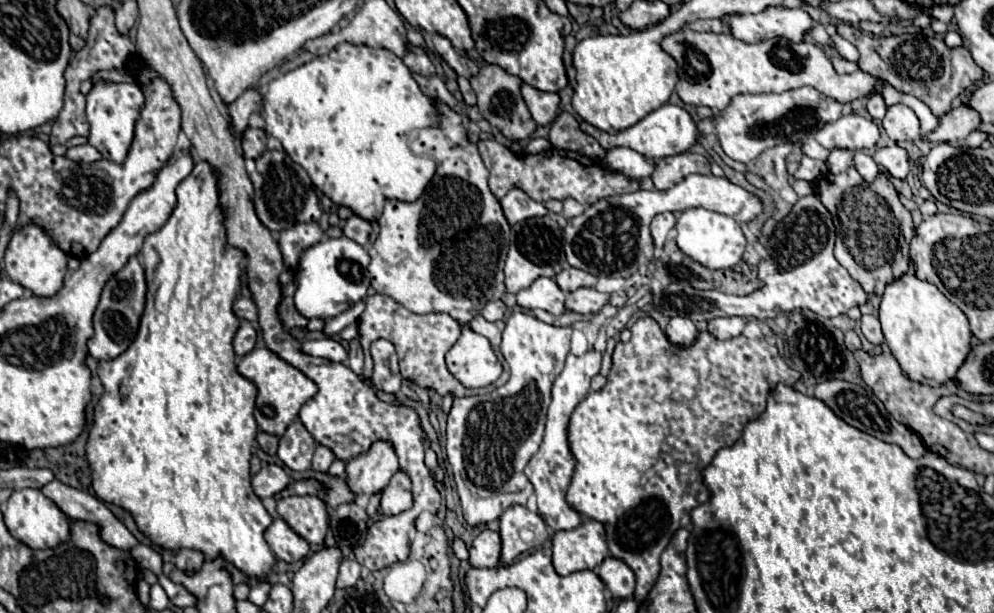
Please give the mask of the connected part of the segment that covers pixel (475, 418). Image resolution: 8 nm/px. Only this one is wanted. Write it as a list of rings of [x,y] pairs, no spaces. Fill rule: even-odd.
[[[513,310],[501,342],[501,354],[511,366],[511,378],[491,394],[455,398],[447,420],[447,460],[453,466],[457,494],[469,526],[493,522],[509,506],[525,504],[527,496],[531,496],[533,486],[523,468],[543,440],[551,384],[565,366],[571,334],[573,328],[557,328]]]

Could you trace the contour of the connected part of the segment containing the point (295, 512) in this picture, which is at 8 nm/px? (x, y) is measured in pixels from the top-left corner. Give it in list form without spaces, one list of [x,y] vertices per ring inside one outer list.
[[[285,496],[277,500],[277,514],[309,544],[323,546],[327,534],[327,506],[319,496]]]

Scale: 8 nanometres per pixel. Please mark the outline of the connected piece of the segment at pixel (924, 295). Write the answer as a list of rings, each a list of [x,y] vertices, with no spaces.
[[[905,274],[885,288],[879,320],[885,342],[899,362],[903,374],[933,388],[953,380],[971,352],[971,328],[967,316],[949,302],[933,284],[921,282],[915,274]]]

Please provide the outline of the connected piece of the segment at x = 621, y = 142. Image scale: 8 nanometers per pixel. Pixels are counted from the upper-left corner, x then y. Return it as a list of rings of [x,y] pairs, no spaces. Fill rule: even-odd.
[[[663,104],[661,108],[647,114],[635,126],[631,126],[627,130],[621,130],[617,134],[607,134],[607,132],[603,132],[603,130],[587,124],[587,122],[581,122],[581,130],[587,132],[589,136],[593,136],[605,150],[611,150],[615,146],[625,146],[625,148],[631,148],[631,150],[639,152],[647,160],[659,160],[659,158],[665,158],[665,156],[681,154],[681,152],[689,150],[689,146],[695,144],[695,140],[697,140],[697,128],[695,128],[693,118],[683,108],[673,106],[673,104]]]

